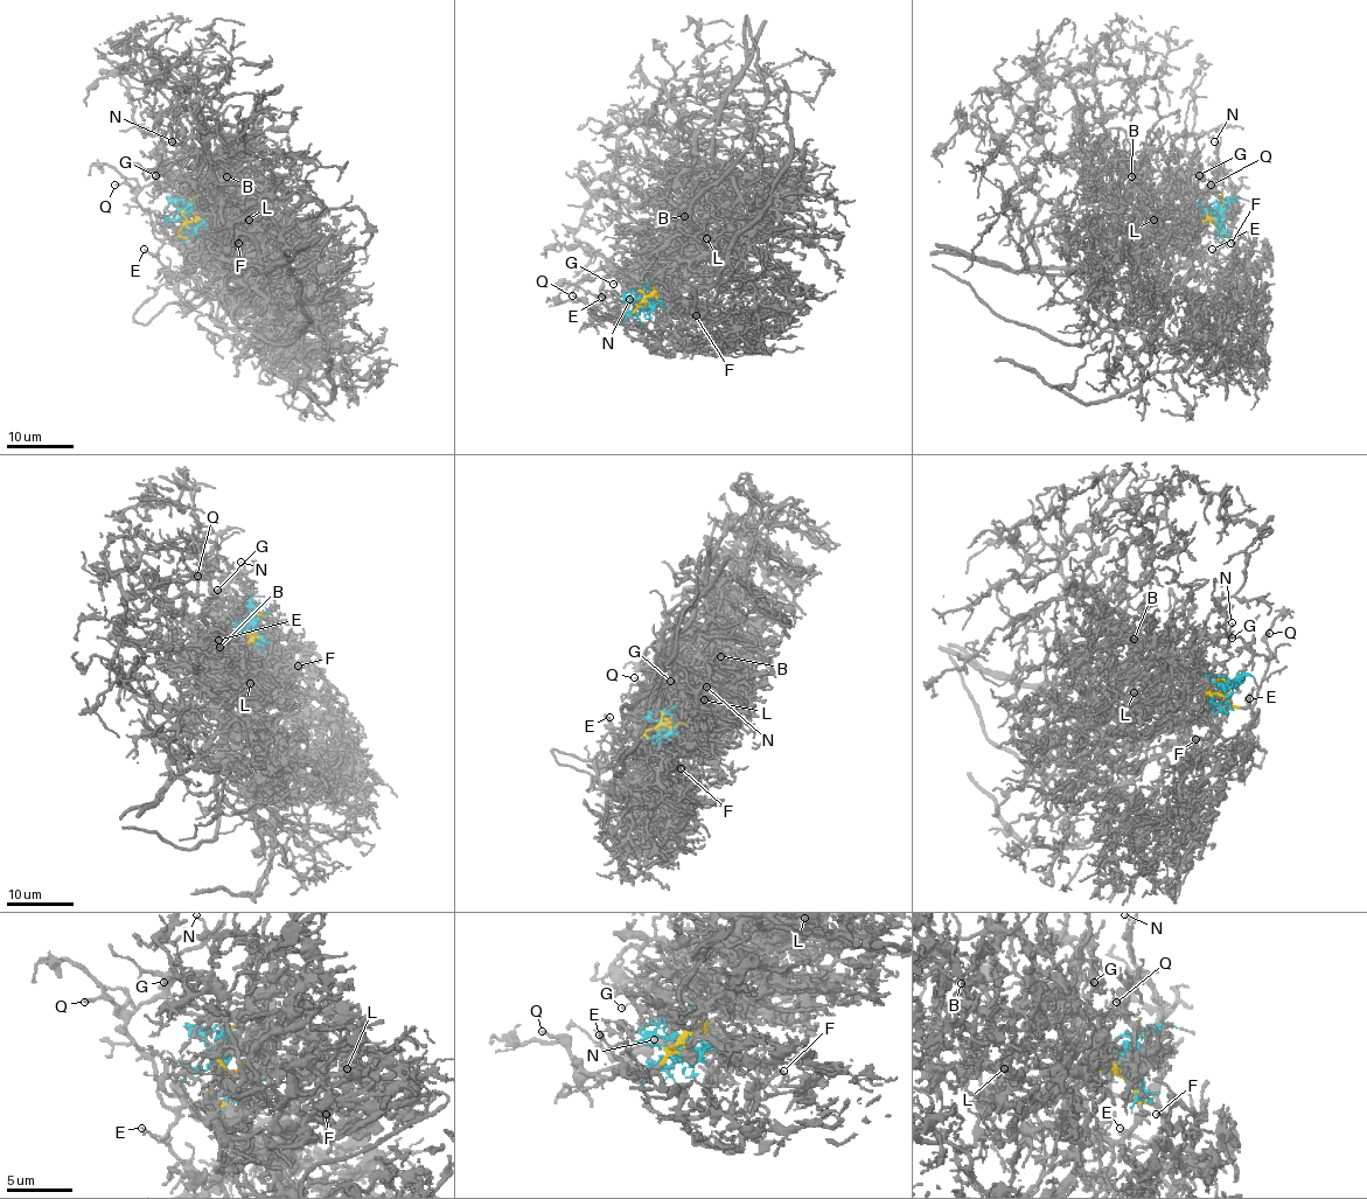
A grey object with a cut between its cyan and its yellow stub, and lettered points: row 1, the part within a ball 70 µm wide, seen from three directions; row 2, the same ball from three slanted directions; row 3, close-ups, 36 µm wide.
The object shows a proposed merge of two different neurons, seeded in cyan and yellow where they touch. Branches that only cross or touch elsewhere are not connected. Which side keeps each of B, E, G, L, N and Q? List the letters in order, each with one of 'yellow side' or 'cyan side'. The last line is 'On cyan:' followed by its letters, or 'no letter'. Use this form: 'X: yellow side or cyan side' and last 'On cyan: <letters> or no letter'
B: cyan side
E: yellow side
G: cyan side
L: cyan side
N: yellow side
Q: yellow side
On cyan: B, G, L

